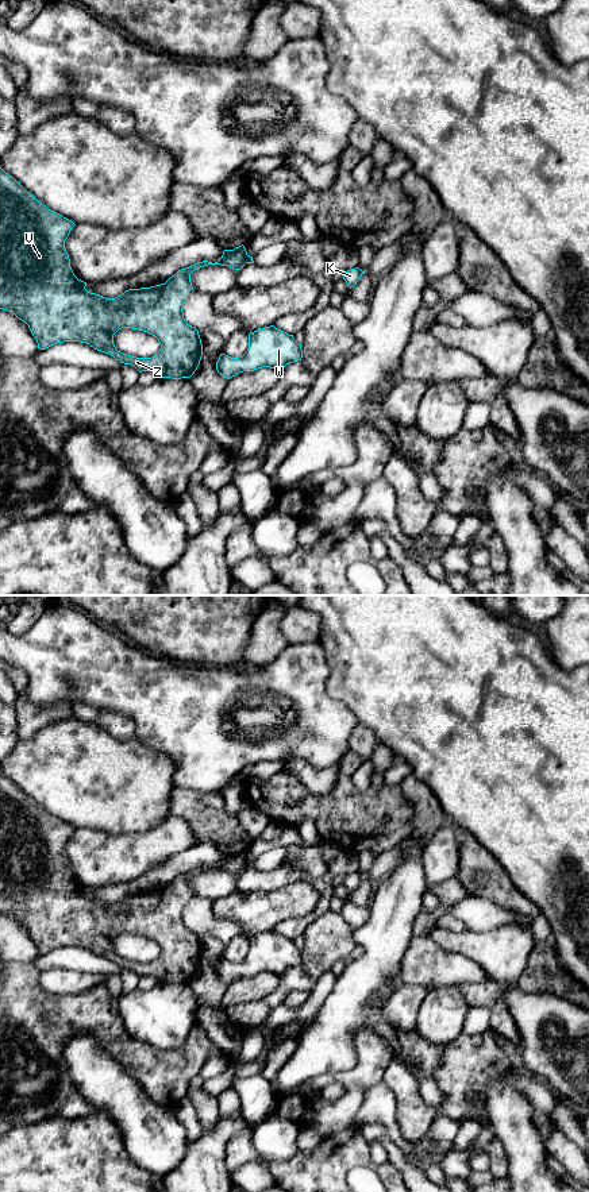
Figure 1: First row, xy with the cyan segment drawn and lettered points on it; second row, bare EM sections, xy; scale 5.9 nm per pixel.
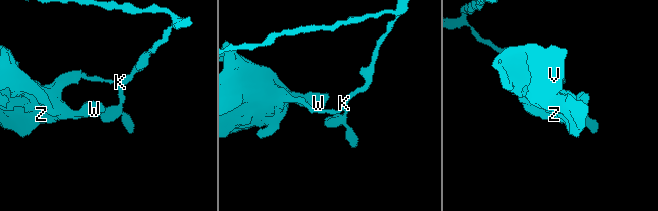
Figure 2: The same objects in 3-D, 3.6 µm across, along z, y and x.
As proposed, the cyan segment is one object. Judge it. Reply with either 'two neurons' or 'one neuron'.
two neurons

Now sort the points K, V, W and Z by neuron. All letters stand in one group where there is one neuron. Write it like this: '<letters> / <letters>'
K / V W Z

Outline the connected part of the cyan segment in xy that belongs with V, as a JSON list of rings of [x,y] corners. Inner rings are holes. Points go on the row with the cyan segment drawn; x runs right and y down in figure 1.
[[[0,167],[0,309],[12,312],[28,325],[39,350],[63,342],[80,342],[109,354],[120,363],[134,366],[139,373],[154,371],[159,378],[172,379],[190,378],[203,356],[199,331],[185,321],[182,312],[186,298],[195,292],[190,274],[208,265],[240,270],[247,258],[245,246],[224,250],[215,263],[203,261],[181,269],[165,283],[128,289],[122,296],[105,298],[88,292],[86,282],[78,279],[70,267],[65,240],[74,225],[72,220],[38,201]],[[122,328],[155,336],[161,344],[159,351],[151,358],[118,351],[113,335]]]

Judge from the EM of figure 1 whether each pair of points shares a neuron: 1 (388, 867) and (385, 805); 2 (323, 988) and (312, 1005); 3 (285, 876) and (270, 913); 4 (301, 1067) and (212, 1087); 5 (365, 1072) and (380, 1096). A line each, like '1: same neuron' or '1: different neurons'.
1: different neurons
2: same neuron
3: different neurons
4: different neurons
5: different neurons

